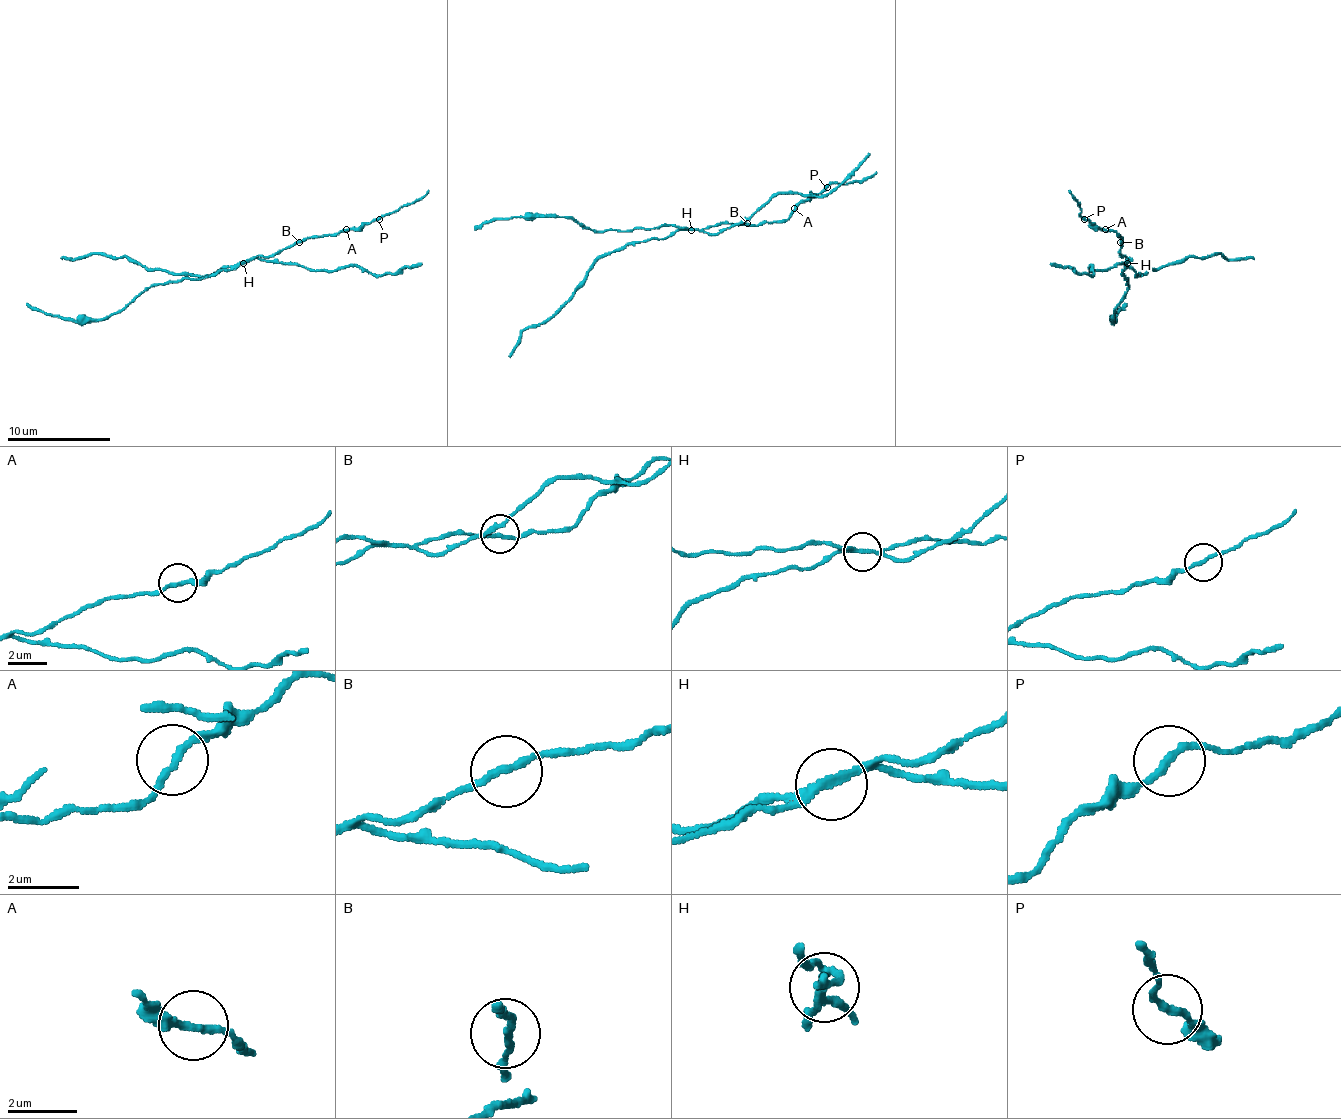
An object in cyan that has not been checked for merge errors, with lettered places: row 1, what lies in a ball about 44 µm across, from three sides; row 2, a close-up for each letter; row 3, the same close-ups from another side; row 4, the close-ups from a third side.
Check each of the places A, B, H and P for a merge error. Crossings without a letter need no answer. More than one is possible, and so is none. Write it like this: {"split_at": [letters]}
{"split_at": ["H"]}

